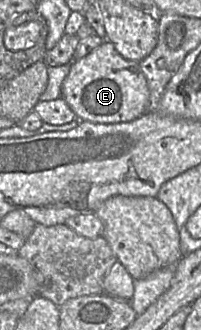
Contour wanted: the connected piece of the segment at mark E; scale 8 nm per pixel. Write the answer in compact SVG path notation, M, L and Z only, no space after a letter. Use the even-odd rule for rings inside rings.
M103 40L89 54L70 63L61 96L76 114L76 119L93 123L129 122L150 108L149 87L139 62L123 58L108 40Z

